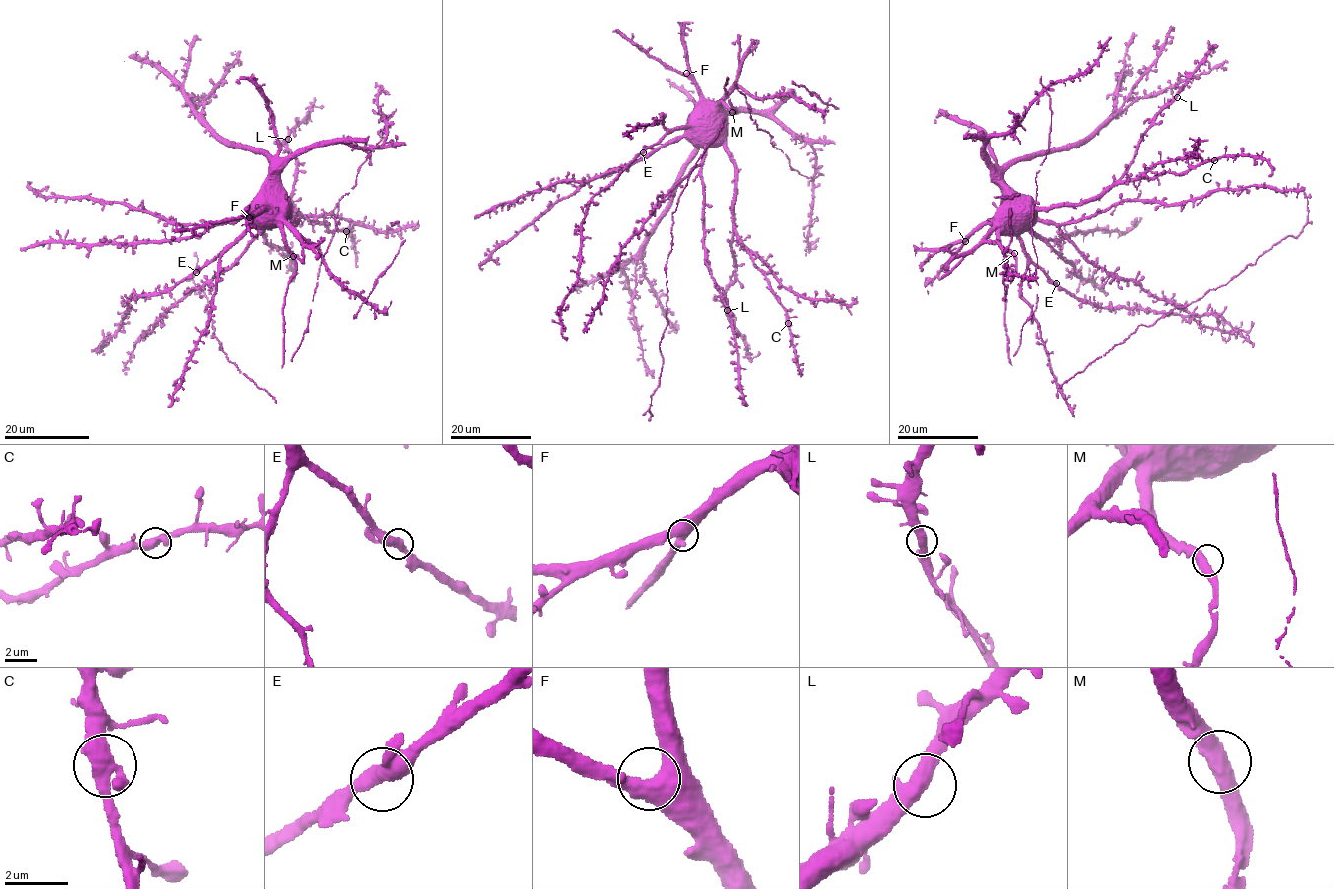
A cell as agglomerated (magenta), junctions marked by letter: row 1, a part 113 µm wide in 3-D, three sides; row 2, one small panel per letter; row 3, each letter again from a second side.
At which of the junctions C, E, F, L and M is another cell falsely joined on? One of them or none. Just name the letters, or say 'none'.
none

